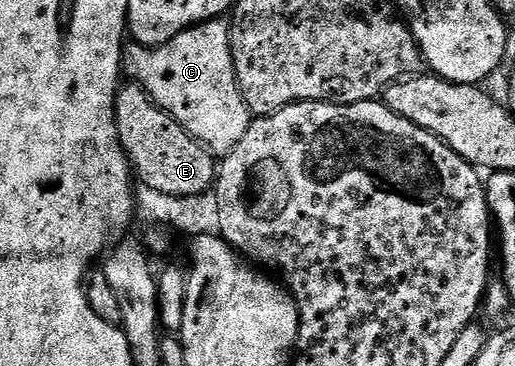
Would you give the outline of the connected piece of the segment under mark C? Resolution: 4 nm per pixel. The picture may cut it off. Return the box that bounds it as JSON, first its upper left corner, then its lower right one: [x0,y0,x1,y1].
[122,20,249,155]

